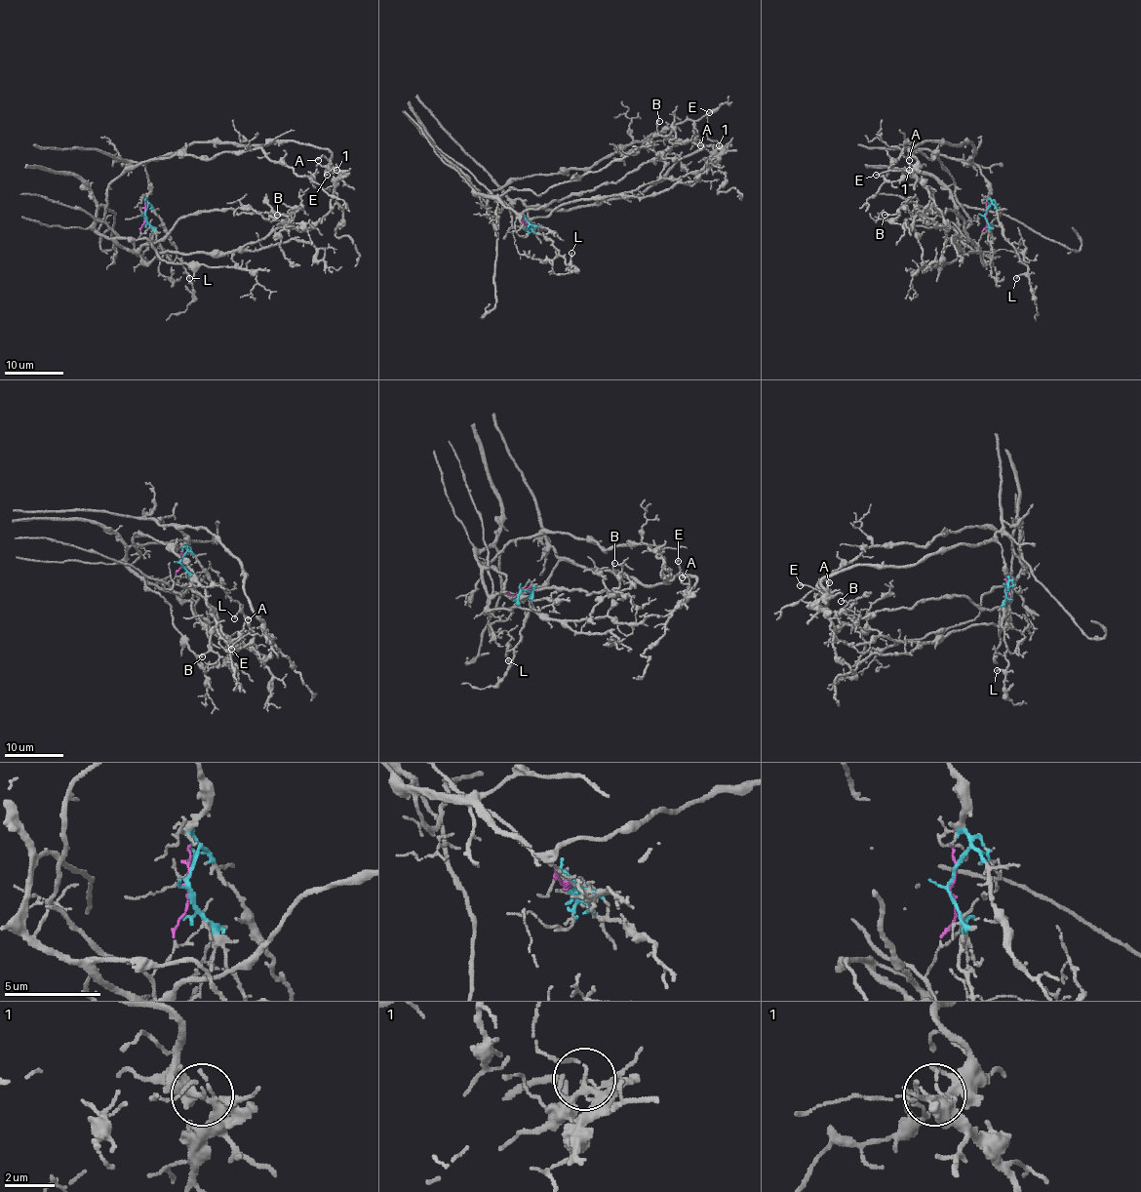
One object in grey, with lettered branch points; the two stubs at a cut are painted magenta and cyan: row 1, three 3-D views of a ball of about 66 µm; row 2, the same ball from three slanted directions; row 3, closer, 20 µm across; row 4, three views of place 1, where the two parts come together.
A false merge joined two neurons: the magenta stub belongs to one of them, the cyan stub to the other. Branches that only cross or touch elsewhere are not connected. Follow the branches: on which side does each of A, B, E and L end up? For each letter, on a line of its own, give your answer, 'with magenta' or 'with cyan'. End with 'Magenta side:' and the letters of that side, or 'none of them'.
A: with cyan
B: with magenta
E: with cyan
L: with cyan
Magenta side: B

